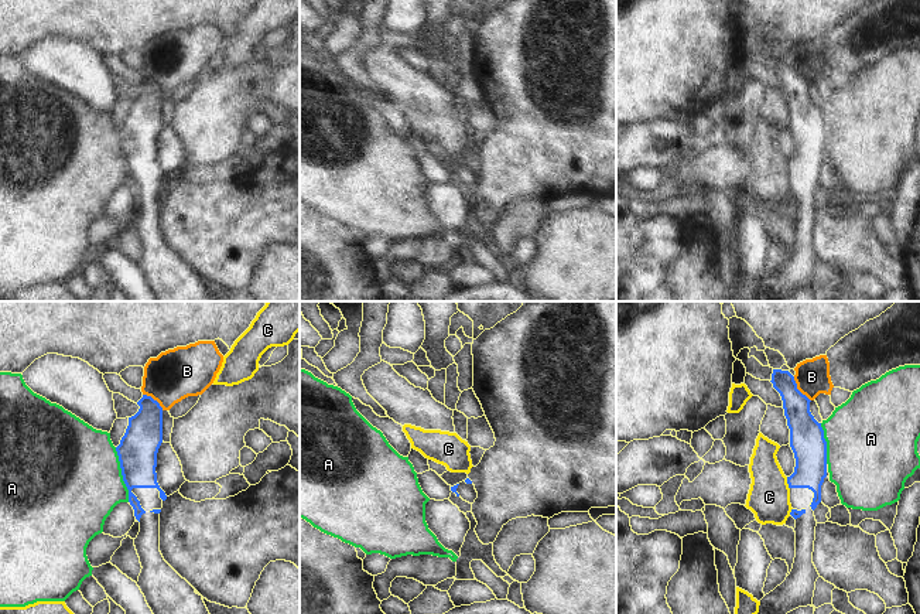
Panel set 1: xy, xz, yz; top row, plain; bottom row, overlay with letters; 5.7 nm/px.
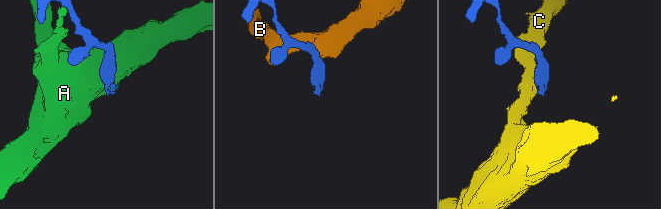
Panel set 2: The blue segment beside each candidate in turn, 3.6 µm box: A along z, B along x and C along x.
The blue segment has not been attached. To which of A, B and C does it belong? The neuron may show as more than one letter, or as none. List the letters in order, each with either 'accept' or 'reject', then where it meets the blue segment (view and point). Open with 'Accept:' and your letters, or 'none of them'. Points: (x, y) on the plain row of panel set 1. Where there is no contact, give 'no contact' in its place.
Accept: none of them
A: reject; contact xy (122, 157)
B: reject; contact yz (797, 72)
C: reject; contact yz (787, 166)

